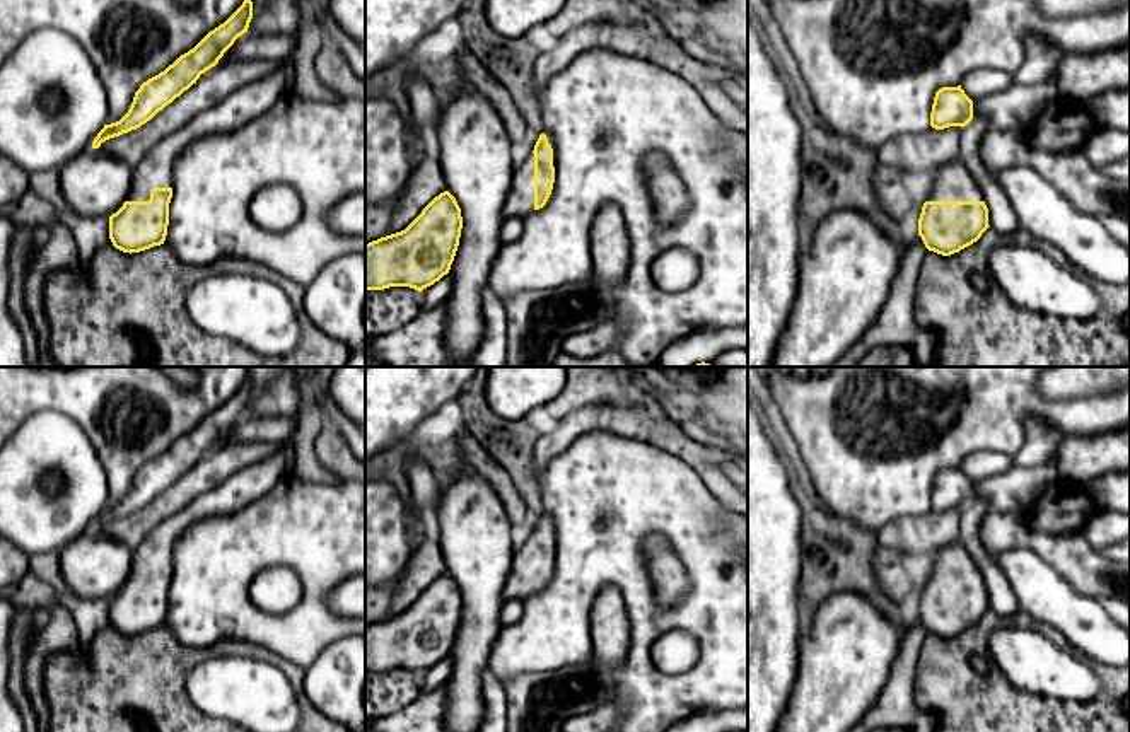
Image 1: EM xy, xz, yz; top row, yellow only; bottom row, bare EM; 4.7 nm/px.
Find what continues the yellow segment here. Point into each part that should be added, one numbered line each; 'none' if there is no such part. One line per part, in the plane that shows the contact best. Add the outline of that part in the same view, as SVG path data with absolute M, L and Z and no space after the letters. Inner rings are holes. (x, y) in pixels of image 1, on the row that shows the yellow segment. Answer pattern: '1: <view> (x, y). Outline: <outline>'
1: xz (519, 202). Outline: M531 152L519 167L514 167L514 177L504 205L504 217L522 218L533 210L534 210L534 154Z

